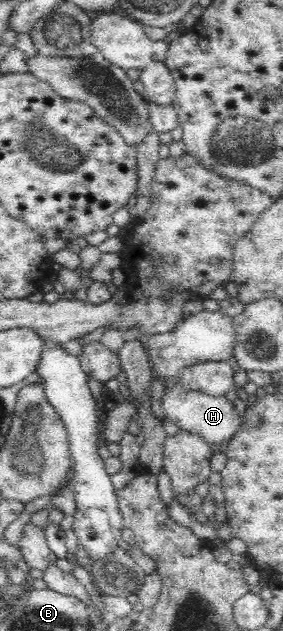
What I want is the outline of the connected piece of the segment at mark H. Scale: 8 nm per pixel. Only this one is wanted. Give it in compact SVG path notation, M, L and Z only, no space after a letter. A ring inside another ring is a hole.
M180 382L163 393L162 404L166 420L173 421L180 430L200 435L215 450L221 449L221 443L228 442L241 425L241 416L226 396L210 396L201 391L191 391Z

